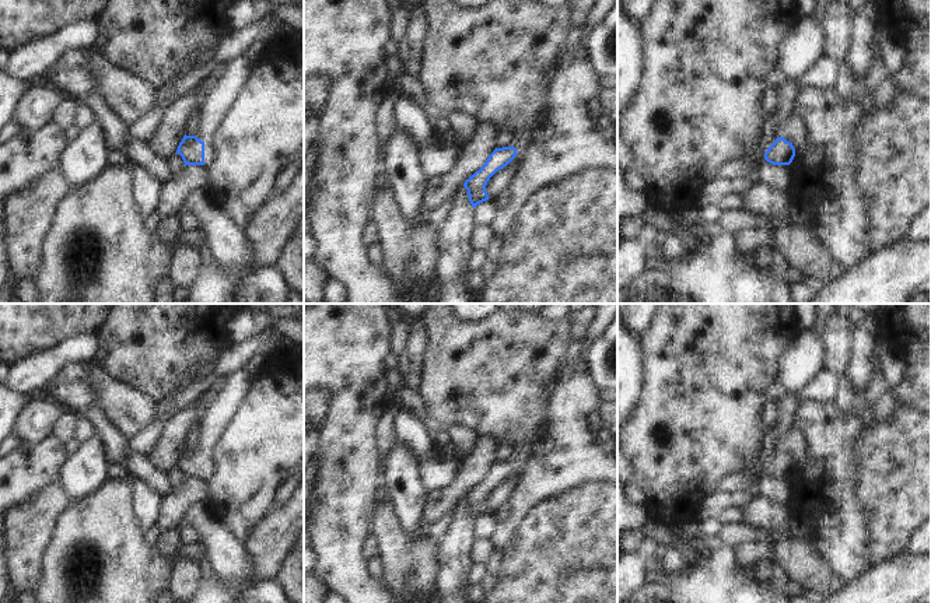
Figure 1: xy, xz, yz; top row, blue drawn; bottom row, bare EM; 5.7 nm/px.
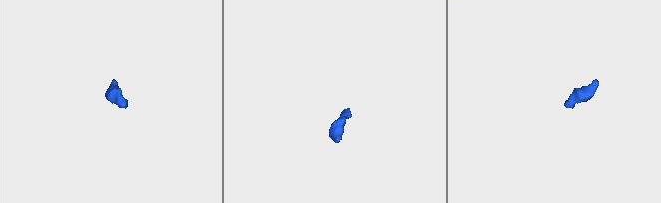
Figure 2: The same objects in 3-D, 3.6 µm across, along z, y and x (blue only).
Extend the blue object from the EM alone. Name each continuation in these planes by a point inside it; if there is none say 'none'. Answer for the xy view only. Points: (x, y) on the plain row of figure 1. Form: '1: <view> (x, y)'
1: xy (209, 466)

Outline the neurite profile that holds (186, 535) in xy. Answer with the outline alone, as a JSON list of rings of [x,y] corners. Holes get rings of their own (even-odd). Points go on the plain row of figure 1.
[[[182,525],[178,530],[176,530],[178,536],[179,536],[179,546],[186,546],[186,544],[199,544],[199,539],[196,536],[196,533],[193,532],[192,527],[189,527],[188,525]]]

